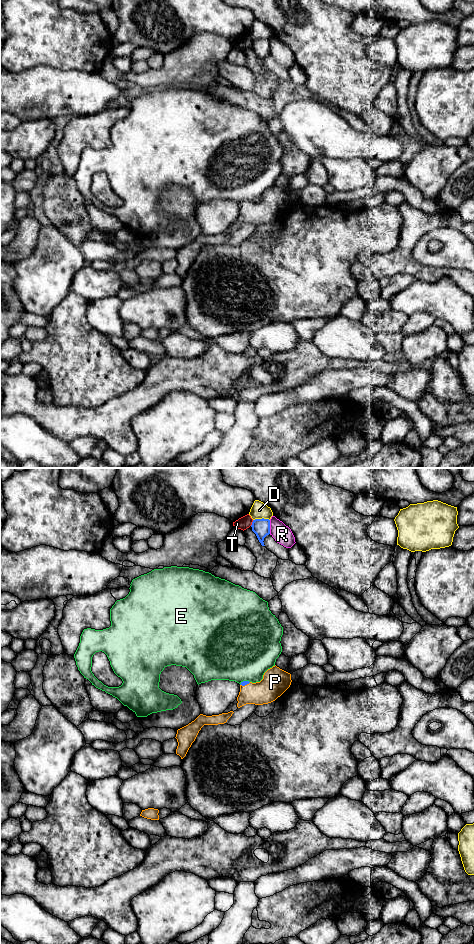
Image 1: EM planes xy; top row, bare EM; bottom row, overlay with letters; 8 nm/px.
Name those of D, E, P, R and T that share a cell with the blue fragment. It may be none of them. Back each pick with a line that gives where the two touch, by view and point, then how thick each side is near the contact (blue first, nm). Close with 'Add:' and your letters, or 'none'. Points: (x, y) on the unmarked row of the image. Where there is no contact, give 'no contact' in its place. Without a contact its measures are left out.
P: meets blue in xy at (245, 204); 40 nm thick on the blue side, 220 nm on the other
Add: P

